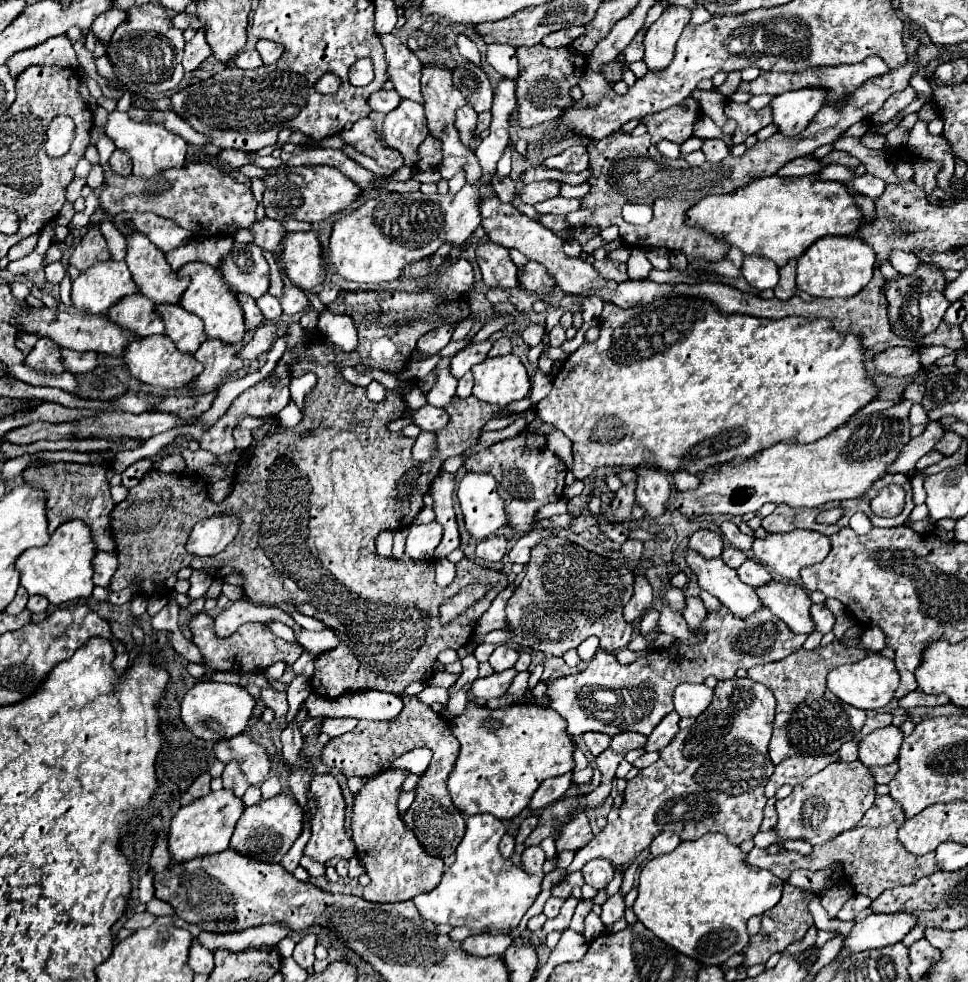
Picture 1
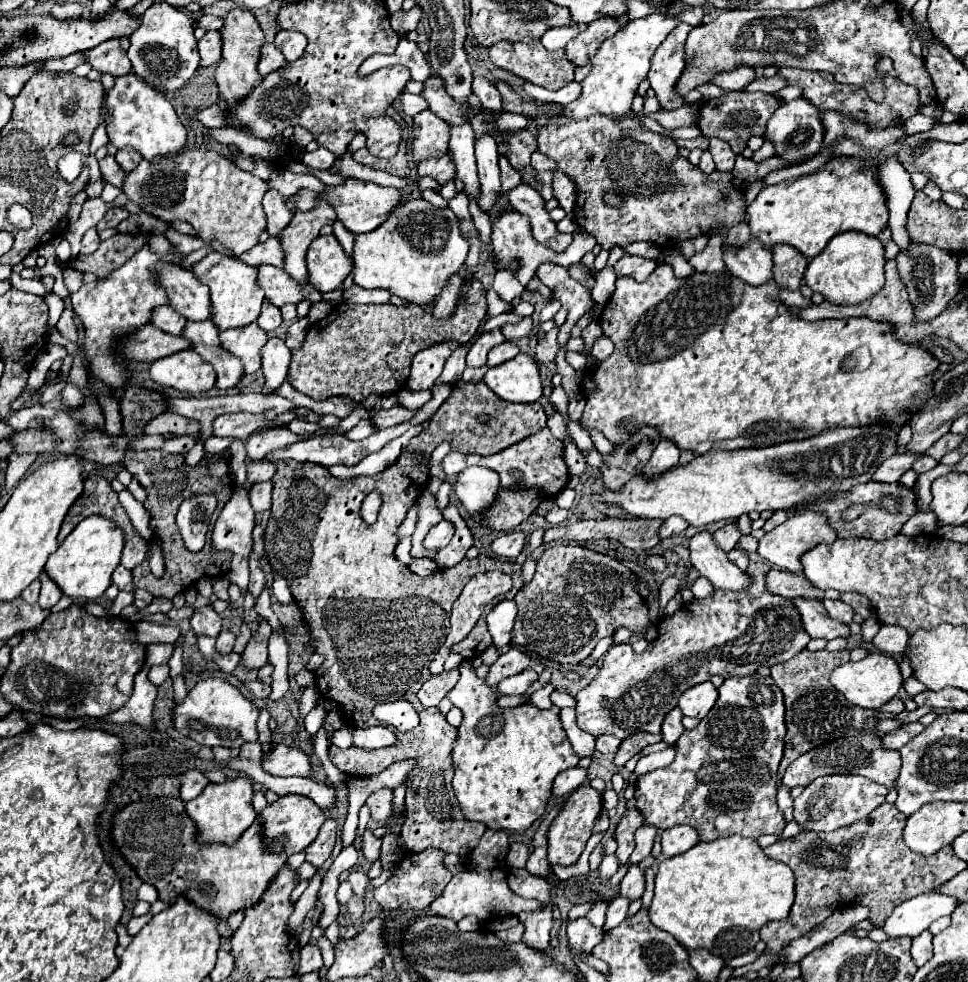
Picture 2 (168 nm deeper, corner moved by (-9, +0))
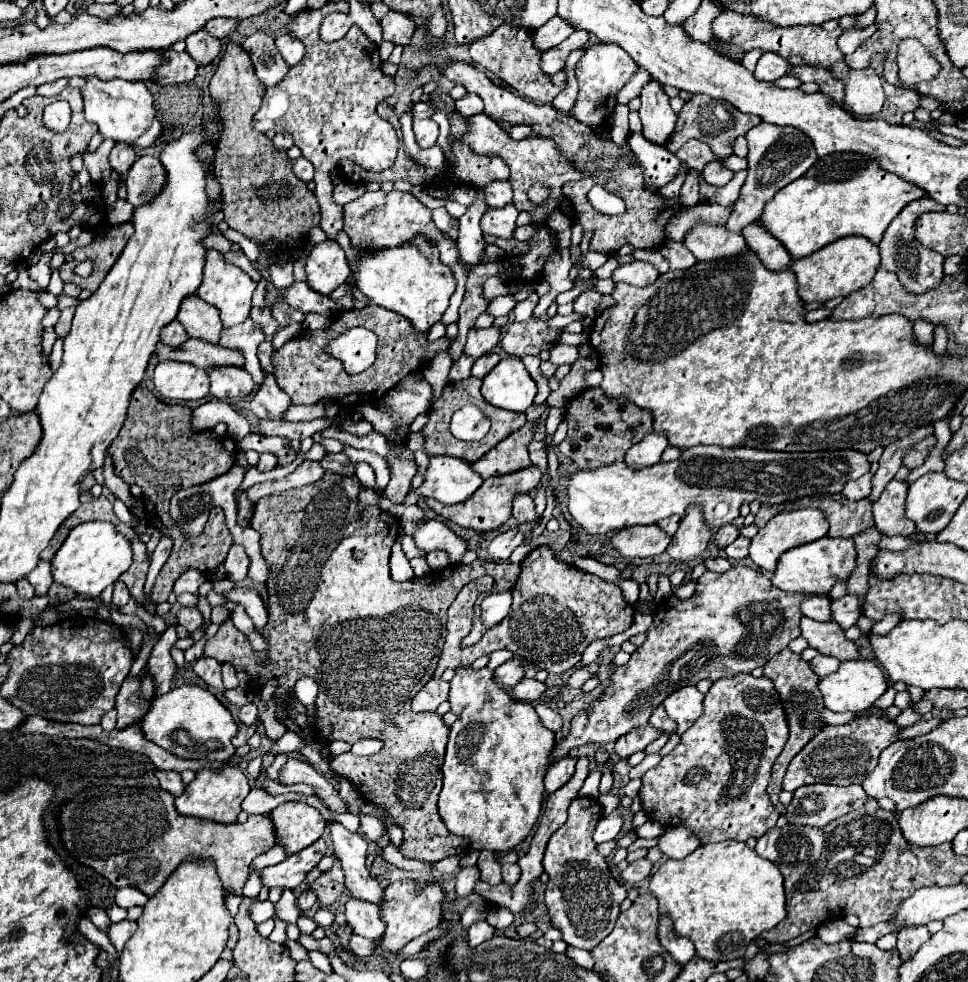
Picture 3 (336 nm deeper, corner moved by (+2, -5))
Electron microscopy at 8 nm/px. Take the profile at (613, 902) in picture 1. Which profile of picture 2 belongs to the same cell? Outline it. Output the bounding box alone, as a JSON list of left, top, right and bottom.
[619,866,645,902]

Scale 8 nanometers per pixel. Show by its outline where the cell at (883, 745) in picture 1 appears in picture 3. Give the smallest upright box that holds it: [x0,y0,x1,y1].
[900,717,942,739]

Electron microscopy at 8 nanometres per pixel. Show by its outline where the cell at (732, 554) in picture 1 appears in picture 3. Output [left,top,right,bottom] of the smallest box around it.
[704,557,730,573]

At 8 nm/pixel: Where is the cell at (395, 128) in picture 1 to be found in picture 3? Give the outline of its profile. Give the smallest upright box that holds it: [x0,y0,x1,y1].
[414,119,438,149]

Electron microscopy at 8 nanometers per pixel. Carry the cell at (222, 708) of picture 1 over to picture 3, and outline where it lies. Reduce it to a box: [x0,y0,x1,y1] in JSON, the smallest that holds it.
[142,685,238,763]

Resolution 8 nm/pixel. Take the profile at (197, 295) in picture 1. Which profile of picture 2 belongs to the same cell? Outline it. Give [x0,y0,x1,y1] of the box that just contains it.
[191,252,265,330]

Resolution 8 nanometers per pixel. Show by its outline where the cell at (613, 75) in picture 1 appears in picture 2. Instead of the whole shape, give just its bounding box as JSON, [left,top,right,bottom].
[563,14,679,118]

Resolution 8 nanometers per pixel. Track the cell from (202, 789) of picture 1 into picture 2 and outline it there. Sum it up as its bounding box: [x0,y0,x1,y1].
[181,770,211,802]

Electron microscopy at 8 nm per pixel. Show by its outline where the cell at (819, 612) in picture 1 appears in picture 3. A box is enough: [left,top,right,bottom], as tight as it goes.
[832,595,862,629]

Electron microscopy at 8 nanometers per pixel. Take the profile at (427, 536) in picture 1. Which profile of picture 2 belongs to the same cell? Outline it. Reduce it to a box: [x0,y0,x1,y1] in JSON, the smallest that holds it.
[423,520,455,550]

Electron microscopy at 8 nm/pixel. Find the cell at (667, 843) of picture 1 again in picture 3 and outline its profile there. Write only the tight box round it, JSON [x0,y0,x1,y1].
[658,827,700,859]

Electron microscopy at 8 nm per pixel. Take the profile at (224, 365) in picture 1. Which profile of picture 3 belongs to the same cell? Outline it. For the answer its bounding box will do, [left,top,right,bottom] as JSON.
[220,317,266,385]

